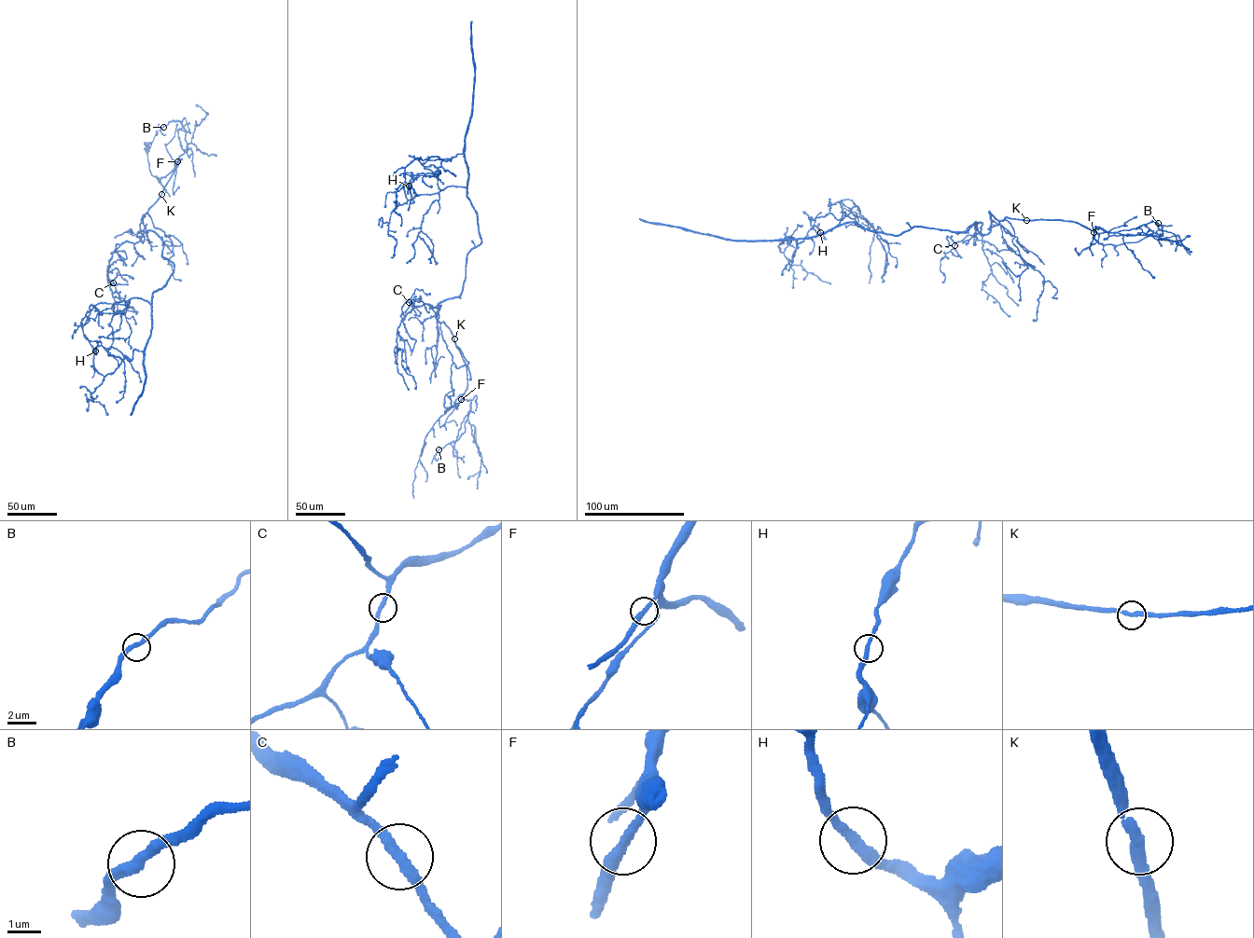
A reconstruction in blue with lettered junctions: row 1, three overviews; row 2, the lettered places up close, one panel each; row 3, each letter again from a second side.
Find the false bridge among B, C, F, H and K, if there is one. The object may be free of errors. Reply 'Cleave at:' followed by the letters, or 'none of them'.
Cleave at: none of them

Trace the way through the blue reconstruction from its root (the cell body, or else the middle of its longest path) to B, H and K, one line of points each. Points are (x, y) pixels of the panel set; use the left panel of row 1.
B: (162, 243), (151, 230), (141, 241), (140, 223), (188, 148), (180, 121), (163, 127)
H: (162, 243), (161, 257), (174, 271), (152, 294), (145, 349), (134, 350), (131, 359), (101, 345), (95, 351)
K: (162, 243), (161, 239), (151, 230), (145, 233), (141, 241), (145, 238), (140, 227), (142, 218), (161, 194)

